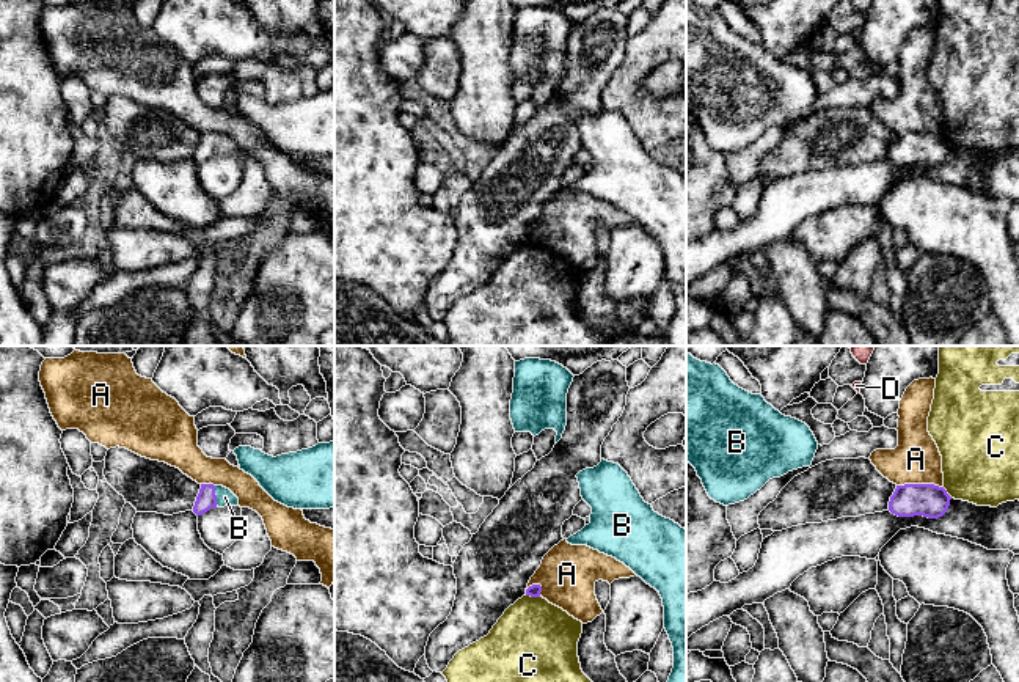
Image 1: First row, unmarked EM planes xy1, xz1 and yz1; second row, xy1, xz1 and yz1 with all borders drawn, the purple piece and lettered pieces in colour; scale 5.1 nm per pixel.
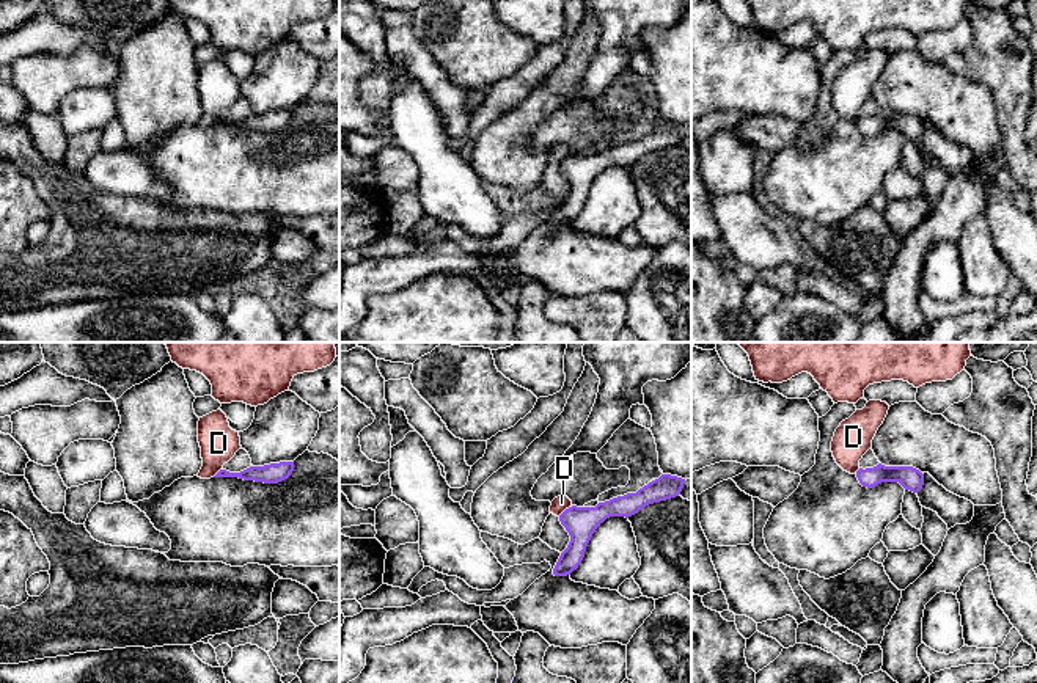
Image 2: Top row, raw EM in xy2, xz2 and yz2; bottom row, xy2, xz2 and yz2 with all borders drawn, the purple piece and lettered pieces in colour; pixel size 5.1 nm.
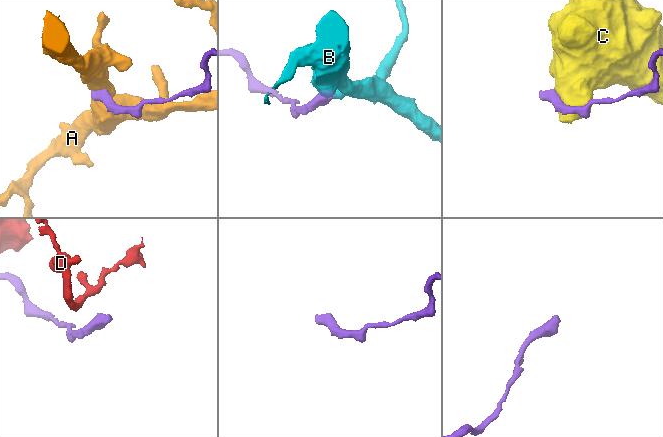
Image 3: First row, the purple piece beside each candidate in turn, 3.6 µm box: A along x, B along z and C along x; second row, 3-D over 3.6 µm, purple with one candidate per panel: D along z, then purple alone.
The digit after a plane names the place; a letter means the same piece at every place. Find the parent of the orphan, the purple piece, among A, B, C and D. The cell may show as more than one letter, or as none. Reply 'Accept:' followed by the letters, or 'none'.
Accept: B

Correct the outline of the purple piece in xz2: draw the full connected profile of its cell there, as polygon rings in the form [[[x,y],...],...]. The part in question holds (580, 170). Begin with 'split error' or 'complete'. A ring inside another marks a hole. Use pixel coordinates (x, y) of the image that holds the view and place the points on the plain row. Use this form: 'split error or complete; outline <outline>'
complete; outline [[[661,122],[658,127],[649,130],[636,141],[613,146],[599,151],[595,155],[572,154],[559,163],[561,173],[570,184],[567,196],[561,201],[555,217],[555,225],[567,225],[578,217],[584,206],[586,195],[595,177],[610,165],[632,165],[643,155],[676,146],[683,137],[685,127]]]

